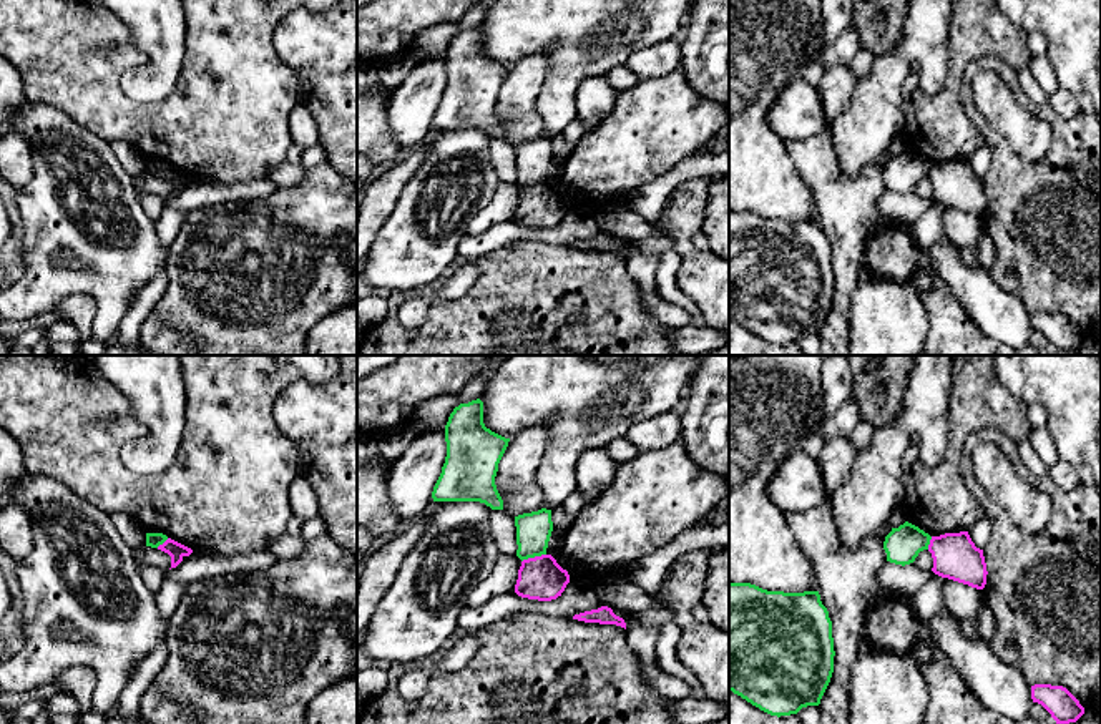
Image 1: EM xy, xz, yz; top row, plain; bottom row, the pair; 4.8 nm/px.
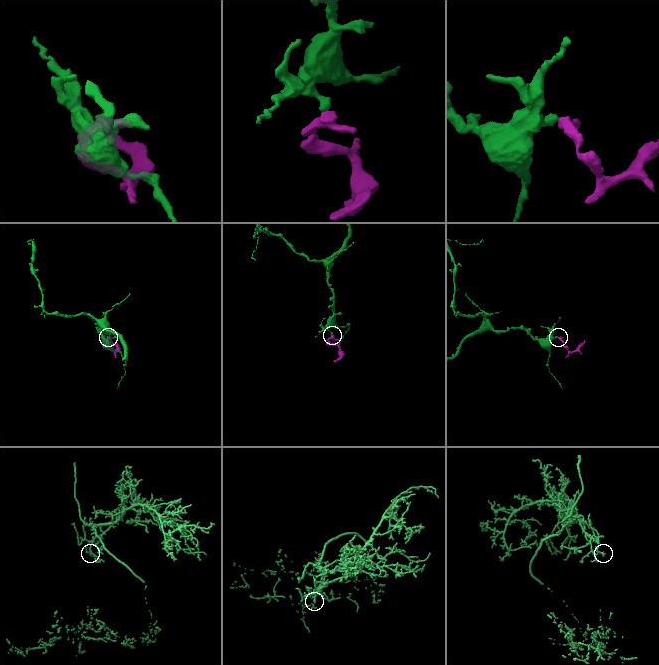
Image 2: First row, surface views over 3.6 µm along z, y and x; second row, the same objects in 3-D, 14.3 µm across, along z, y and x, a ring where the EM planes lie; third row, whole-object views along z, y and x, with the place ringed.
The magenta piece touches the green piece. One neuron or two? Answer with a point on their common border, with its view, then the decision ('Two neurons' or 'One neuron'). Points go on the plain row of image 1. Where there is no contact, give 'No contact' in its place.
Touches magenta at xz (535, 185). Two neurons

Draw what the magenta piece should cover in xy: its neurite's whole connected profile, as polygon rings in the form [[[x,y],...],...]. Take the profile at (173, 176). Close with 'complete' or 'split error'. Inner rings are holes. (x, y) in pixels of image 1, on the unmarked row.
[[[168,166],[163,173],[158,174],[158,178],[168,181],[171,184],[171,196],[176,196],[184,184],[189,184],[193,181],[191,176]]] | complete

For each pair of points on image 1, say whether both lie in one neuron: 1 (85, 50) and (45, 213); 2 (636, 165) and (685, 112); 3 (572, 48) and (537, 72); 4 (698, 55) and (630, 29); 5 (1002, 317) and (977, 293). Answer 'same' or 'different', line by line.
1: different
2: same
3: different
4: different
5: same

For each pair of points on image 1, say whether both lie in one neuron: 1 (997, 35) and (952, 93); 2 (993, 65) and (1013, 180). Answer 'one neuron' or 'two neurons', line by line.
1: one neuron
2: one neuron

